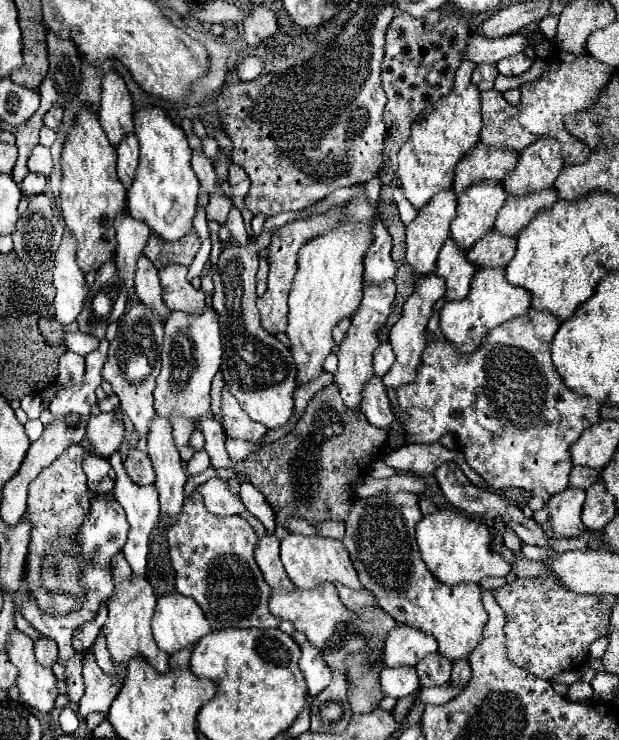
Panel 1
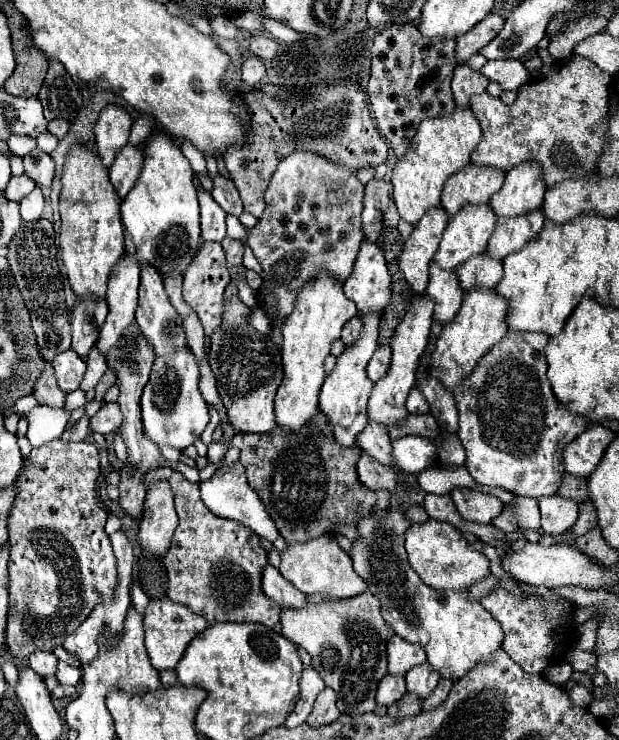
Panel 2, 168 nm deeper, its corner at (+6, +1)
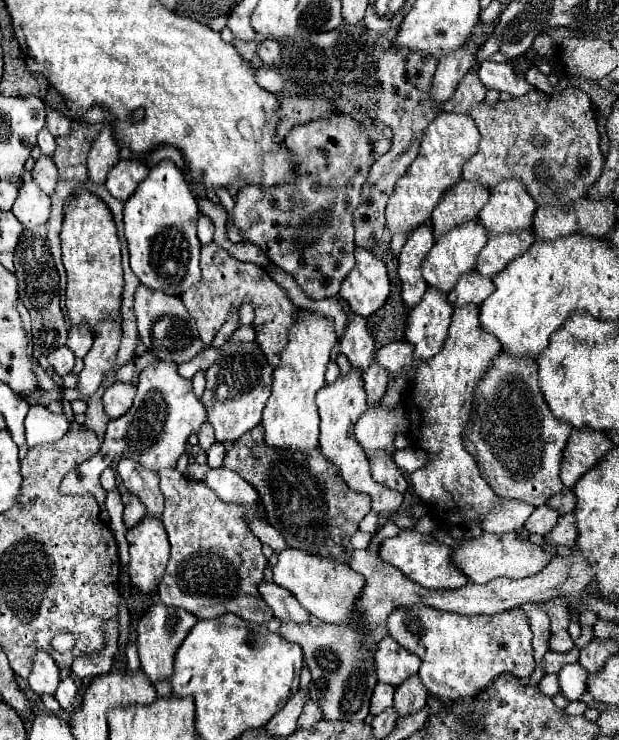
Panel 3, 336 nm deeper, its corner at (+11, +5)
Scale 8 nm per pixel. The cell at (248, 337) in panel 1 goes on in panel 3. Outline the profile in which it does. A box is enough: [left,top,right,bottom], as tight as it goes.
[201,342,273,442]

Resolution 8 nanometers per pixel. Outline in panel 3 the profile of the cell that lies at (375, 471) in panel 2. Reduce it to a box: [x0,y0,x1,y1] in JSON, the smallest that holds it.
[317,368,403,512]

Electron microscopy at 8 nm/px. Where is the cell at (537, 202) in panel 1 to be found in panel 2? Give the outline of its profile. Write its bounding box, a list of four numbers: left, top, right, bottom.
[488,208,546,258]

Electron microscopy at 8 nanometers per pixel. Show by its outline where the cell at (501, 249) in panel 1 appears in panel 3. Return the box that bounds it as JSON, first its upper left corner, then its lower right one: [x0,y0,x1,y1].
[447,270,495,308]

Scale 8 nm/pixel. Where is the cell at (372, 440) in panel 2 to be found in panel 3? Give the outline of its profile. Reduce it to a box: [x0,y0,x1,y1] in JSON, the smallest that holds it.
[369,454,409,492]

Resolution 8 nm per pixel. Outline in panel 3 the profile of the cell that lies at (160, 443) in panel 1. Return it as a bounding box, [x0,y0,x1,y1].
[127,516,169,592]

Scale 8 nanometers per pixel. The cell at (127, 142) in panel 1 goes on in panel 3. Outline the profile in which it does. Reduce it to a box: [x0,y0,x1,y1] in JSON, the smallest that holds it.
[105,158,149,202]

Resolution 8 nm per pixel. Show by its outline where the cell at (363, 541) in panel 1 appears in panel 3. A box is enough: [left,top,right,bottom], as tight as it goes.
[387,604,535,700]

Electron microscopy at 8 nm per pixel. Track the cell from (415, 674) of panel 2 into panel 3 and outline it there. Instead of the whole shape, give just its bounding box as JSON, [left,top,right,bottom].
[393,676,427,718]

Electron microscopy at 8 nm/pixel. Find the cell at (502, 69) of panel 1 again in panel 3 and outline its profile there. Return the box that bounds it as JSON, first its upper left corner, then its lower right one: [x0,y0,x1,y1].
[479,60,535,96]

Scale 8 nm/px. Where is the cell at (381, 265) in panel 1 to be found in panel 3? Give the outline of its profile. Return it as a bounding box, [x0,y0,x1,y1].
[341,250,389,318]

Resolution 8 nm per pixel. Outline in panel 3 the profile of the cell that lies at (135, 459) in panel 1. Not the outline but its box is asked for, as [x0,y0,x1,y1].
[121,494,145,528]

